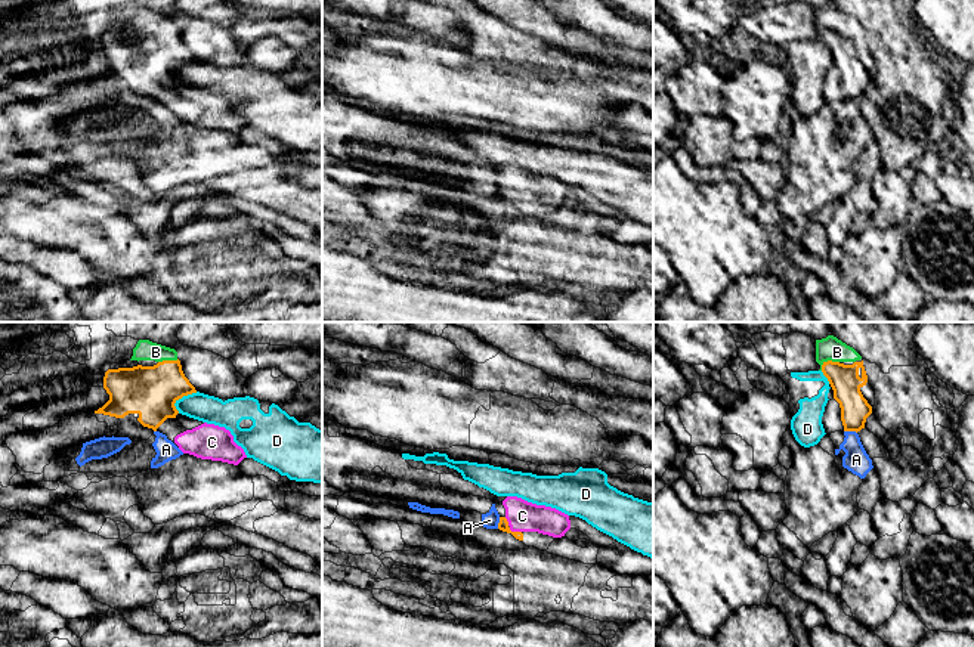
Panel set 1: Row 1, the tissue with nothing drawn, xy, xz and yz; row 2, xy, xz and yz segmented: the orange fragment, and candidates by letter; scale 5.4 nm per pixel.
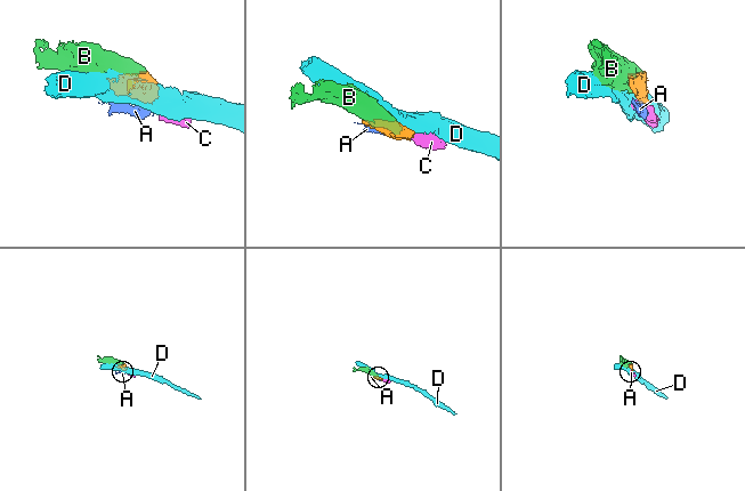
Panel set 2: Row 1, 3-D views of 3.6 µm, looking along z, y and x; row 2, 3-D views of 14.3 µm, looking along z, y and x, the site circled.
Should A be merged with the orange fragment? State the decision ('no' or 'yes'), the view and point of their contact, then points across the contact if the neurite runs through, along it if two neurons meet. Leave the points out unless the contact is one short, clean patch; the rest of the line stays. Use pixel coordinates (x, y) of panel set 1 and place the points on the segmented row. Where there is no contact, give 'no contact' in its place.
no | yz (850, 430) | along yz (844, 430), (856, 433)

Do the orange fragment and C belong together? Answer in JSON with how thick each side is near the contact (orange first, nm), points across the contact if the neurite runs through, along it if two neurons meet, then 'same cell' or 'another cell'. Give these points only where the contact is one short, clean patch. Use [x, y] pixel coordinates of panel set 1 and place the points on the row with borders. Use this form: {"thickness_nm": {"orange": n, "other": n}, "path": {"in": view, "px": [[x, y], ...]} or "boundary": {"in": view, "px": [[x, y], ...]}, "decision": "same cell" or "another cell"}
{"thickness_nm": {"orange": 60, "other": 170}, "path": {"in": "xz", "px": [[503, 525], [515, 532], [522, 516]]}, "decision": "same cell"}

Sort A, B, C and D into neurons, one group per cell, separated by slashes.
A / B C / D

